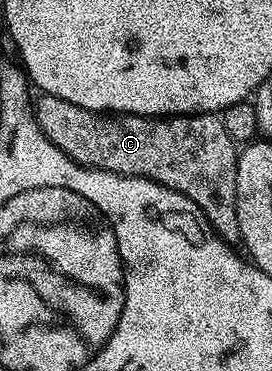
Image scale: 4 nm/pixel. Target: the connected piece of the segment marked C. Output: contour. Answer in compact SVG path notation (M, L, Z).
M42 93L40 97L41 99L38 102L36 99L35 102L35 113L39 128L62 152L67 156L71 156L71 160L75 160L80 166L90 166L96 170L106 170L107 172L115 172L123 176L135 176L136 178L155 180L159 184L163 184L167 188L171 188L175 192L187 196L187 200L195 203L205 213L209 223L213 225L213 233L217 237L225 239L230 244L236 243L240 239L239 216L237 215L237 156L239 146L238 143L231 140L231 136L227 136L227 128L223 128L223 120L217 114L175 114L159 118L145 118L141 114L115 114L112 112L98 112L88 110L87 108L79 108L79 104L71 104L67 100L59 100L59 96L51 96L46 93Z

